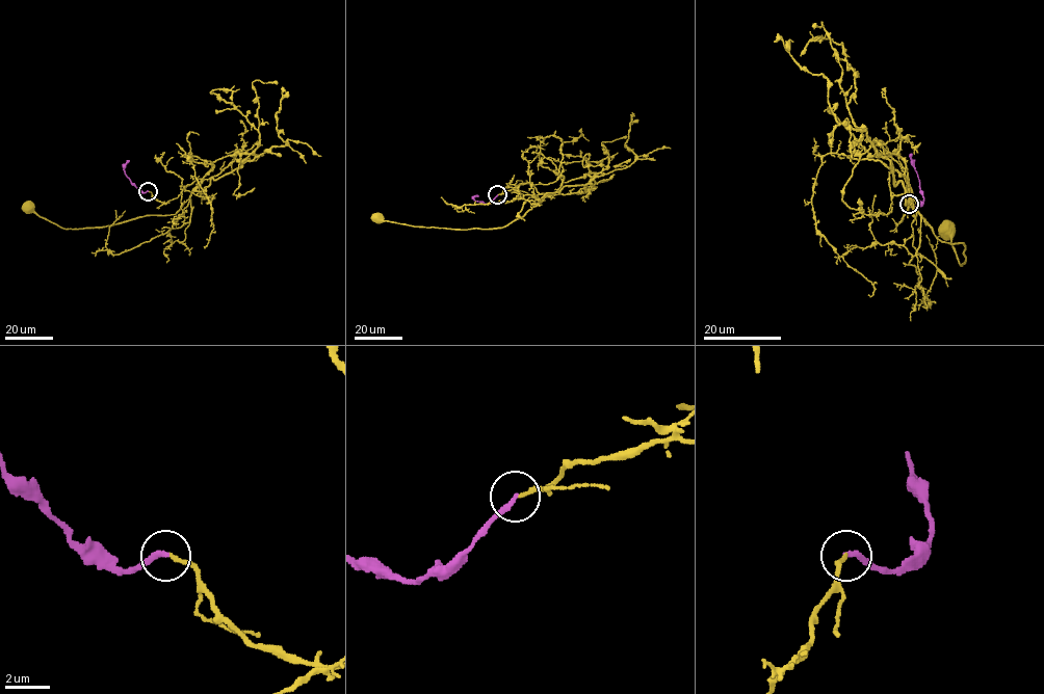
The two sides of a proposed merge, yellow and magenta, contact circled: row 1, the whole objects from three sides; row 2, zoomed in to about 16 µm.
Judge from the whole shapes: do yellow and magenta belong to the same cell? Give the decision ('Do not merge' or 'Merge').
Do not merge

